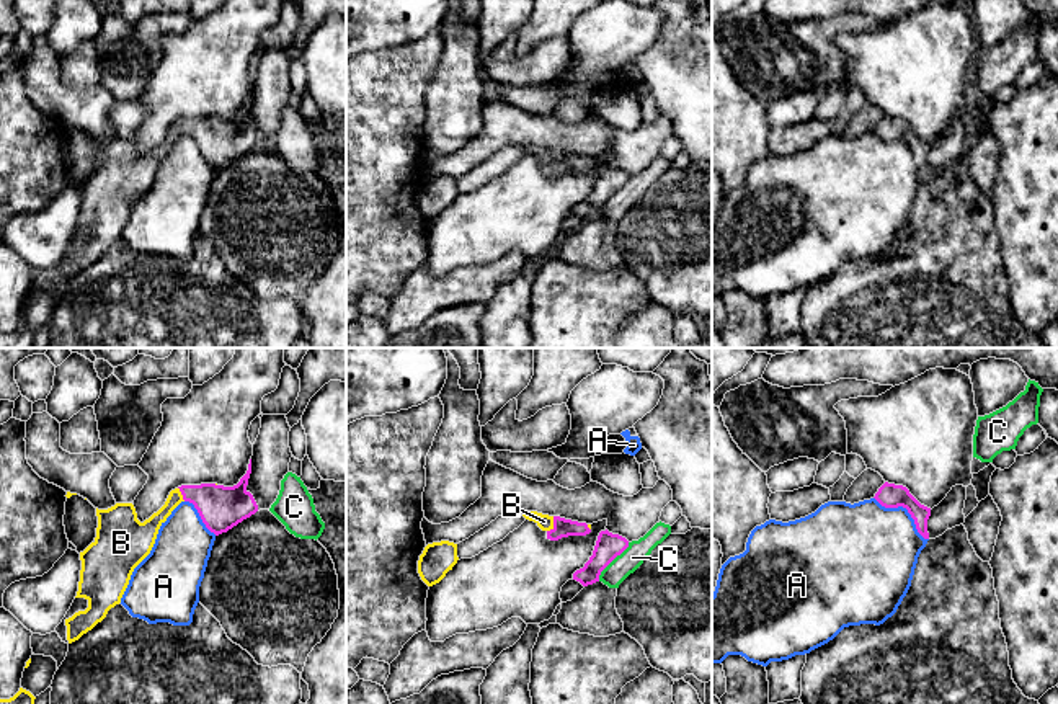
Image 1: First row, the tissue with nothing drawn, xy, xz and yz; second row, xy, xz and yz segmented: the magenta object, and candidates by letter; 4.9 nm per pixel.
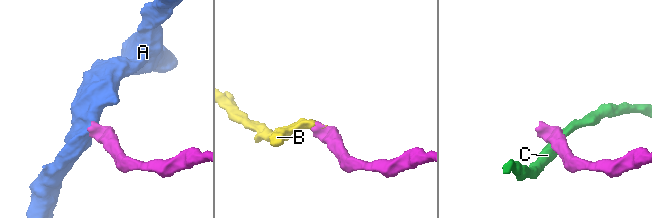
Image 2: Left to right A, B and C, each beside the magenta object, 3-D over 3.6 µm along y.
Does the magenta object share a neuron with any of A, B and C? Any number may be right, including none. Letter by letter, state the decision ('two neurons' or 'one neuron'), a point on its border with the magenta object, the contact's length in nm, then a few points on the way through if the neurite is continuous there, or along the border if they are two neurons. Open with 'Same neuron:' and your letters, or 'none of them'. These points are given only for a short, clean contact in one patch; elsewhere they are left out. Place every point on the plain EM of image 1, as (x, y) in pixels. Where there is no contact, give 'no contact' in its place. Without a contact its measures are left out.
Same neuron: B
A: two neurons; meets magenta in yz at (906, 142); contact 340 nm long; border along yz (874, 131), (885, 141), (903, 141), (915, 162), (928, 173)
B: one neuron; meets magenta in xz at (554, 159); contact 90 nm long; runs through xz (562, 162), (554, 159), (544, 155)
C: two neurons; meets magenta in xz at (611, 195); contact 240 nm long

